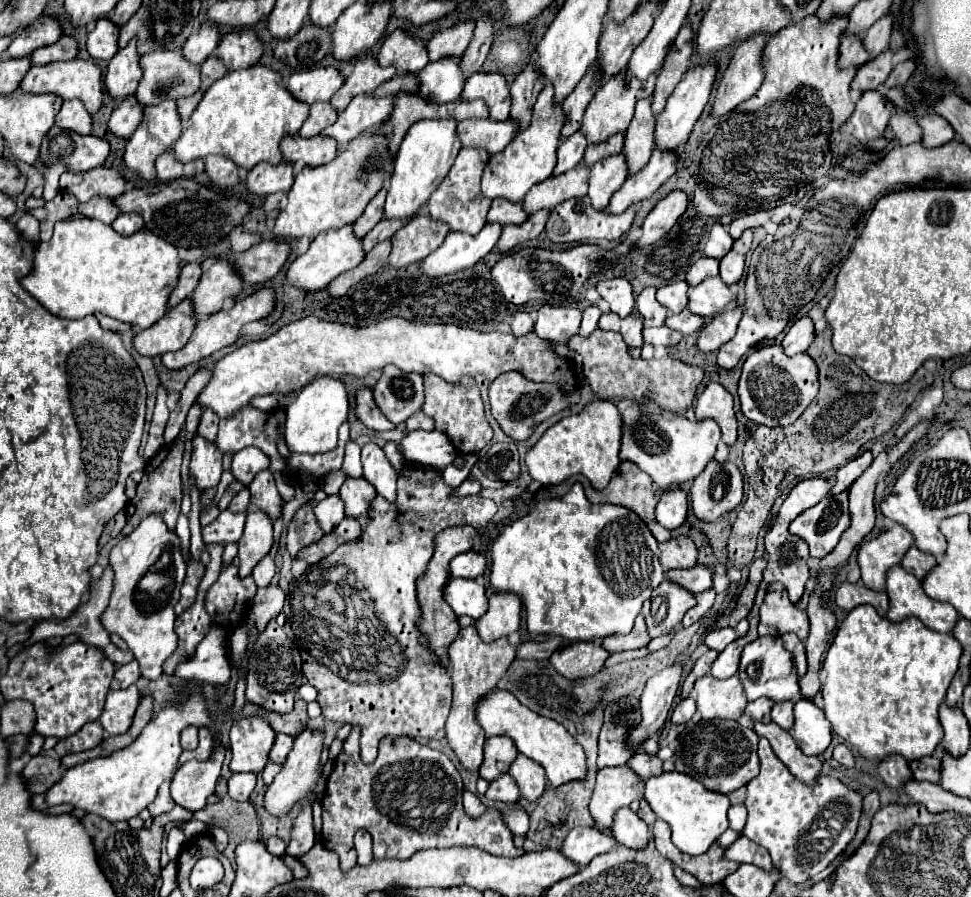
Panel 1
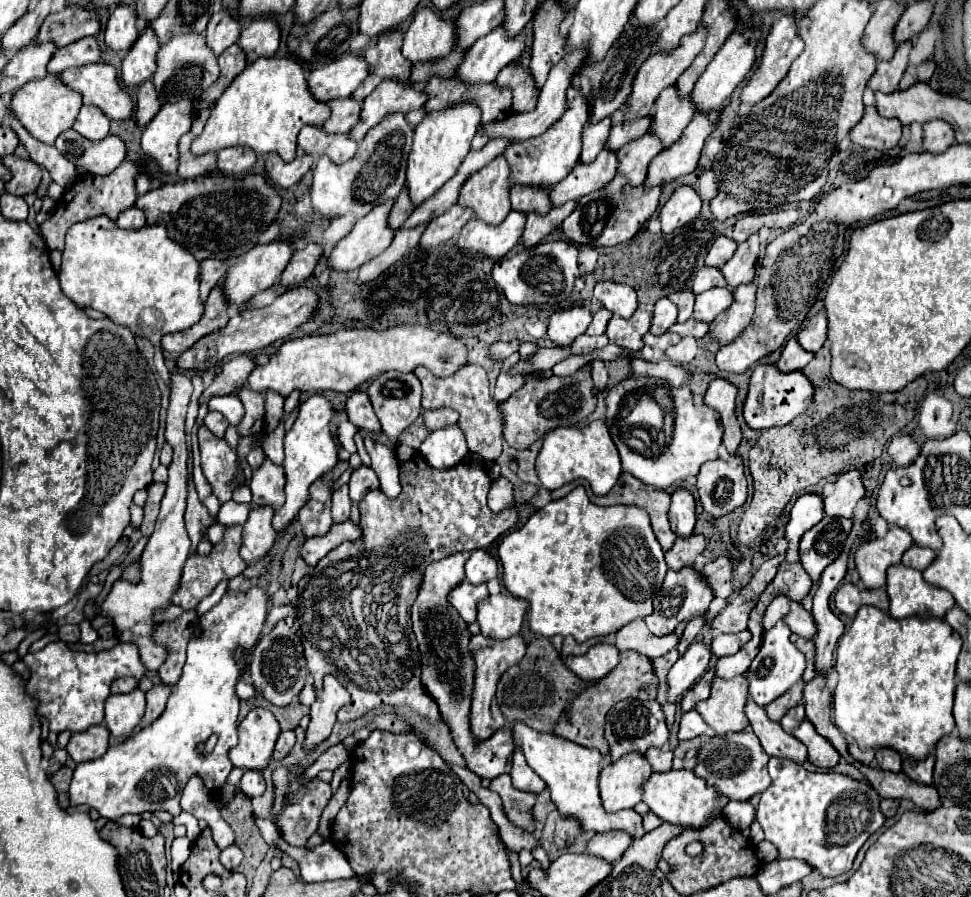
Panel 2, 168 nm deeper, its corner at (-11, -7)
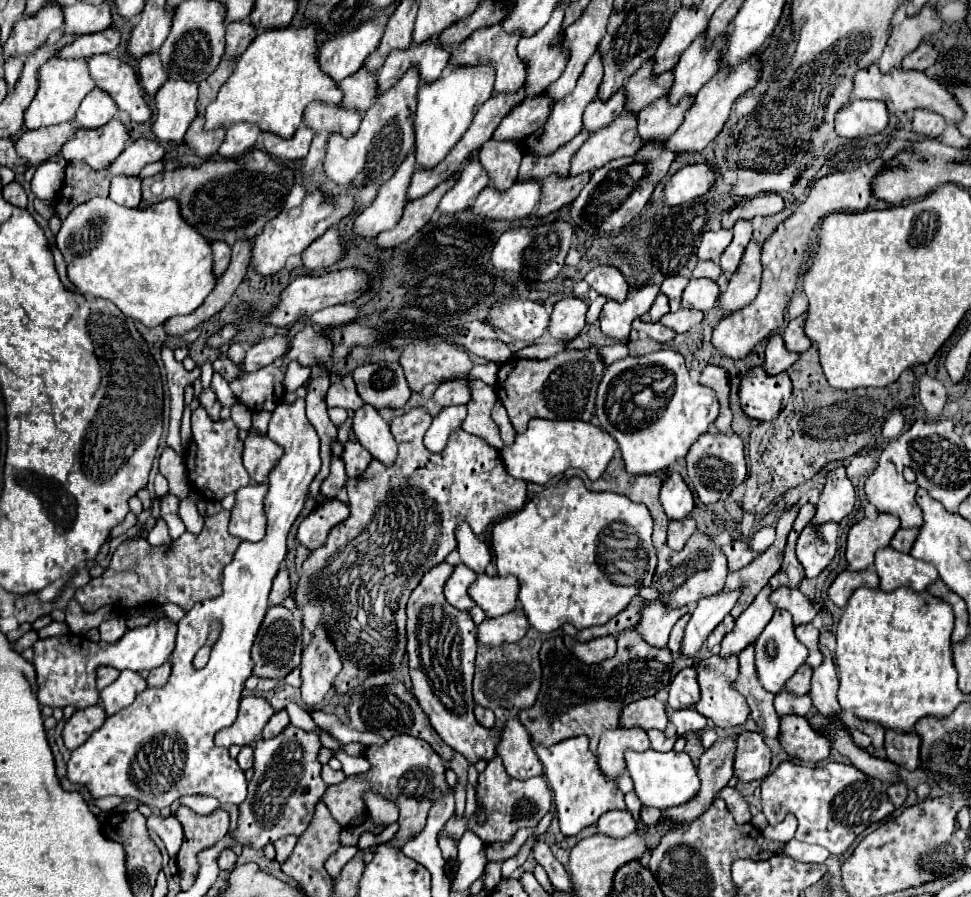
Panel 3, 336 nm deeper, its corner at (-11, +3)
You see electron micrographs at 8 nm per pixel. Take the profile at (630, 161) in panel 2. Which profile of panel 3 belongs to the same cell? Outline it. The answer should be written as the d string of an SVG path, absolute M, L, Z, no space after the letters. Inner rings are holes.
M666 96L650 104L638 114L638 134L644 144L652 140L668 140L684 120L686 108L690 108L692 98L682 100L678 106L670 106Z

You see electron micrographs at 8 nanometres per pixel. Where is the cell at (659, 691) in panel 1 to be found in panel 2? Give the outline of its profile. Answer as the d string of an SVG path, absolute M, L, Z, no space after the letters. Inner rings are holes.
M700 636L696 638L688 650L676 660L668 674L668 702L676 702L686 690L690 690L696 680L706 672L710 662L710 644Z

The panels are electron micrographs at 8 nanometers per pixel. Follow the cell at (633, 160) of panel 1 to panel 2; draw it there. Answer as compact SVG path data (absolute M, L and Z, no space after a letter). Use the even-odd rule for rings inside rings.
M676 86L666 88L654 106L652 126L654 134L664 142L664 148L672 146L676 138L680 138L682 130L688 126L692 116L696 114L696 106L692 98L680 98Z

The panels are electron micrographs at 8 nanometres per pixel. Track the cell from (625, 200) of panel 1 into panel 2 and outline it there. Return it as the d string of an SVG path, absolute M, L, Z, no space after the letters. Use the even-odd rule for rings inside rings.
M698 112L692 118L692 122L682 130L682 136L672 146L668 146L668 150L662 150L650 162L644 186L652 188L694 172L704 142L716 130L718 122L720 122L720 114L716 114L714 120L710 120L710 114Z

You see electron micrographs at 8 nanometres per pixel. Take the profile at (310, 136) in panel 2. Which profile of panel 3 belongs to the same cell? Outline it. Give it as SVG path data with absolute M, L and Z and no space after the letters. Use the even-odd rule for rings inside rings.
M310 104L304 110L304 124L316 134L340 134L344 138L354 136L360 126L360 114L356 110L344 110L334 104Z

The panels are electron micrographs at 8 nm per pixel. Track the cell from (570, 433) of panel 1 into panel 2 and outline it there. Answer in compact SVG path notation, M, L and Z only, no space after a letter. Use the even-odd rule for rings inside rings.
M594 420L584 428L554 428L546 432L542 448L536 456L536 474L546 490L556 490L572 480L584 478L588 480L596 496L604 496L618 482L620 472L622 464L618 458L618 450L602 420Z

